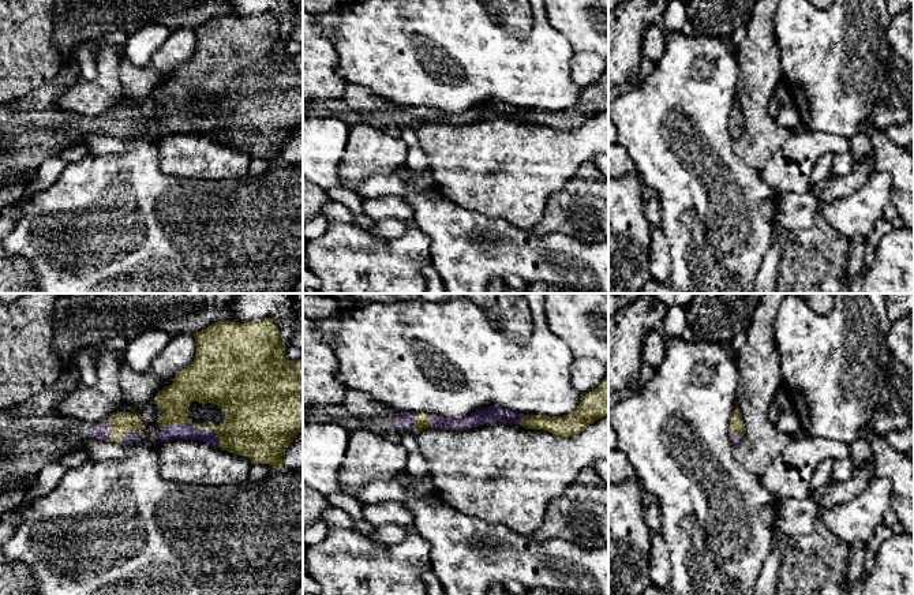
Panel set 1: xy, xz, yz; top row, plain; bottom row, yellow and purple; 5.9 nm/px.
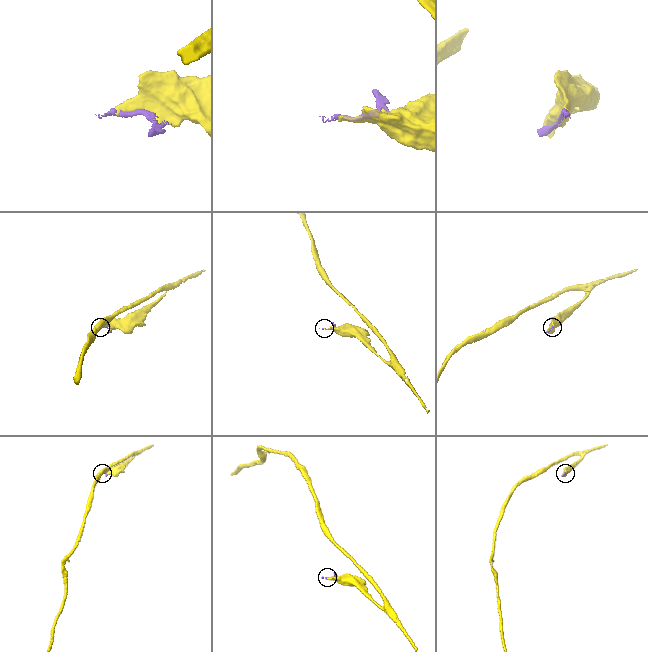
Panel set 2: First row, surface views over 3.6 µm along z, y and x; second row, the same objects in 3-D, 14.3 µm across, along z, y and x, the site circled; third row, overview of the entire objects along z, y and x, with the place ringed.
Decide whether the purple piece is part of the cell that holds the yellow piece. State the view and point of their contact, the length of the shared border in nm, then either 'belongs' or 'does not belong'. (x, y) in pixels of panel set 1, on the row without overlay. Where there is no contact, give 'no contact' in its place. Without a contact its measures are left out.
contact xy (183, 118); length 280 nm; belongs

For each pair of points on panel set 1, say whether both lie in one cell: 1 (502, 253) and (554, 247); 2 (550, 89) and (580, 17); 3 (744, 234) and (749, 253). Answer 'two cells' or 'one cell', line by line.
1: one cell
2: two cells
3: one cell

